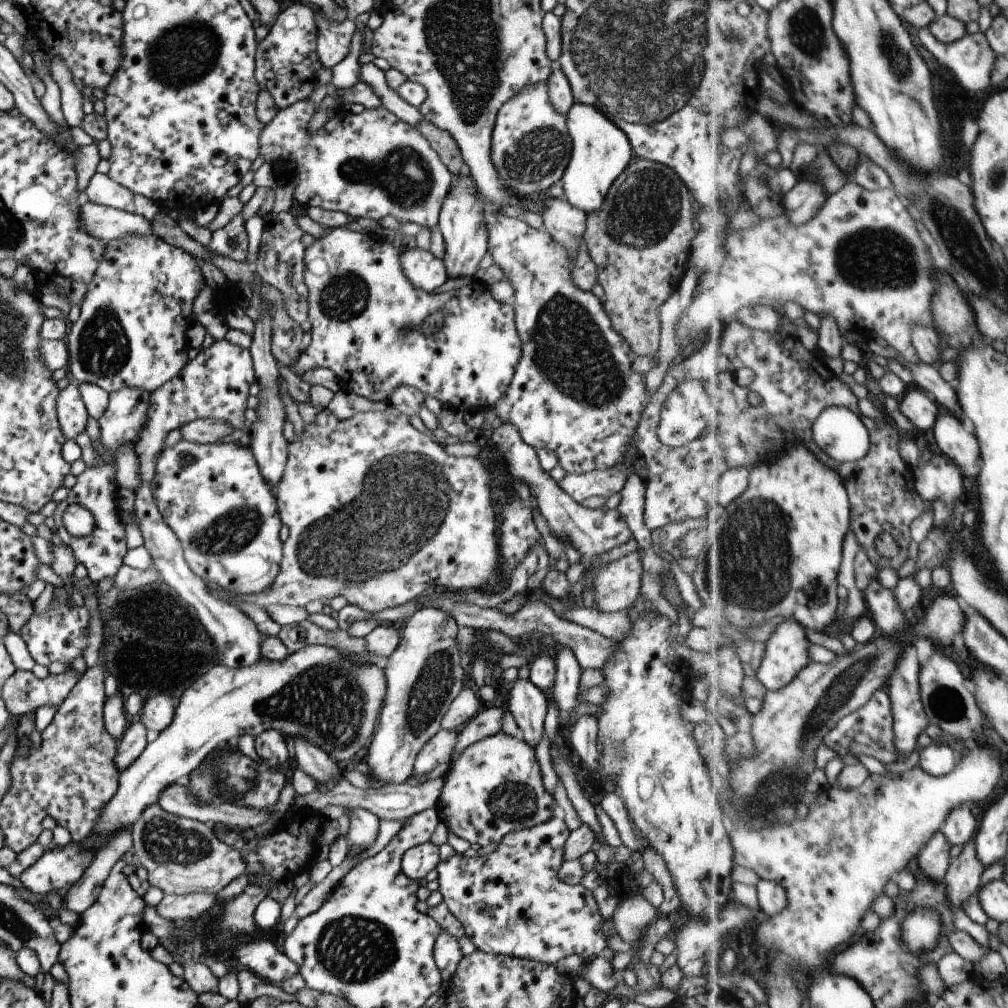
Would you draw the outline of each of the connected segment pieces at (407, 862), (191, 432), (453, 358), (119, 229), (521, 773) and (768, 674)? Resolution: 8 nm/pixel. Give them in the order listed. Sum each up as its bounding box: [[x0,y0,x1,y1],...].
[[401,843,439,883],[178,418,233,443],[295,227,521,412],[79,200,152,242],[436,733,555,844],[756,619,812,691]]

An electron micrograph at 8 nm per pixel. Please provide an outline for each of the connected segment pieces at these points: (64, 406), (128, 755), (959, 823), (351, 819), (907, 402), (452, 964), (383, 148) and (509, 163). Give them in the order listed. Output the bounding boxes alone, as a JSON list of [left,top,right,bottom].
[[55,380,88,440],[113,721,147,772],[942,803,978,846],[344,808,379,848],[898,390,943,431],[432,930,462,985],[258,99,451,228],[491,82,572,200]]

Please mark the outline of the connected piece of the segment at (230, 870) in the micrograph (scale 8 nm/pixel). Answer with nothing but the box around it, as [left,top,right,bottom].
[131,803,247,894]

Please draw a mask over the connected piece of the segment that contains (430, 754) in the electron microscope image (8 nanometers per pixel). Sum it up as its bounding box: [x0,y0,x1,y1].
[409,729,457,785]

